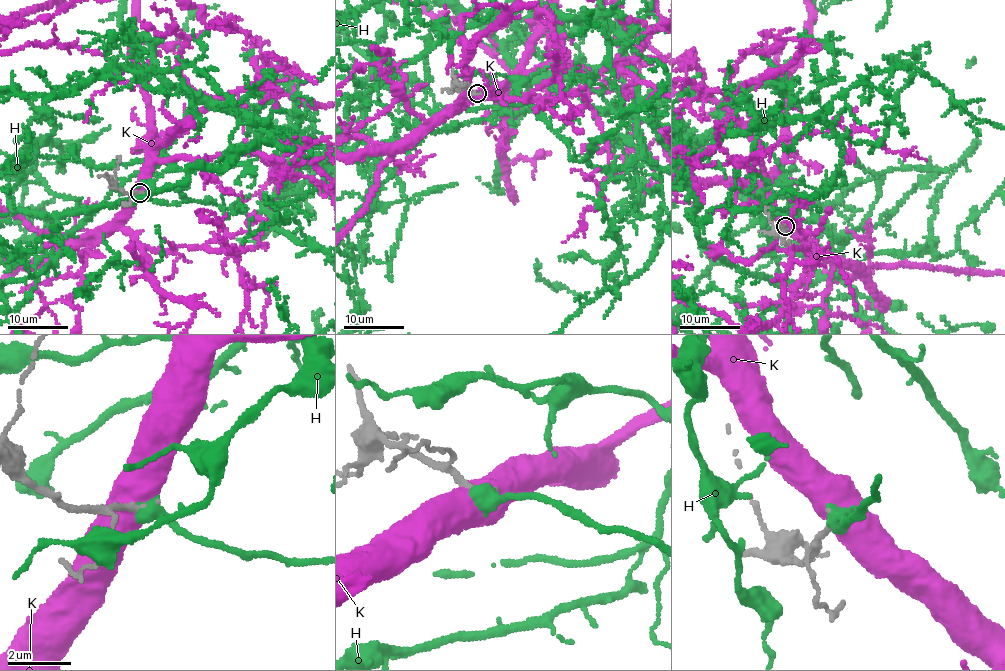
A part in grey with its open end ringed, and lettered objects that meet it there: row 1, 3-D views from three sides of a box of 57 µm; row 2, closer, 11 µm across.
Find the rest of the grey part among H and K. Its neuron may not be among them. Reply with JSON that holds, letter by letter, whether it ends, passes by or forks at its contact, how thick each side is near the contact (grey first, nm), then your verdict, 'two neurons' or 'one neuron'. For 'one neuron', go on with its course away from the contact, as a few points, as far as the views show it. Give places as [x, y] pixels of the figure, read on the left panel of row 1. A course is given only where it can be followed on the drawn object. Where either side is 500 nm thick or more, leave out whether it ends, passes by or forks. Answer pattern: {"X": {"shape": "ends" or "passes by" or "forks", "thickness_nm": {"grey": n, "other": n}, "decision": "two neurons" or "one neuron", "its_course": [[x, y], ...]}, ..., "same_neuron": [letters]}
{"H": {"thickness_nm": {"grey": 150, "other": 550}, "decision": "one neuron"}, "K": {"thickness_nm": {"grey": 150, "other": 800}, "decision": "two neurons"}, "same_neuron": ["H"]}

